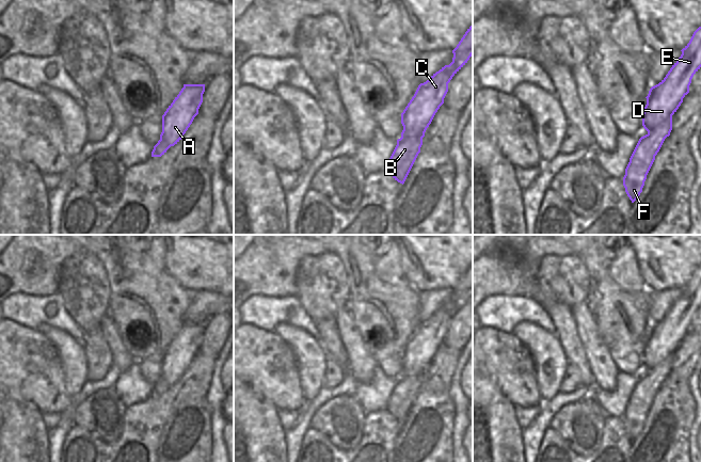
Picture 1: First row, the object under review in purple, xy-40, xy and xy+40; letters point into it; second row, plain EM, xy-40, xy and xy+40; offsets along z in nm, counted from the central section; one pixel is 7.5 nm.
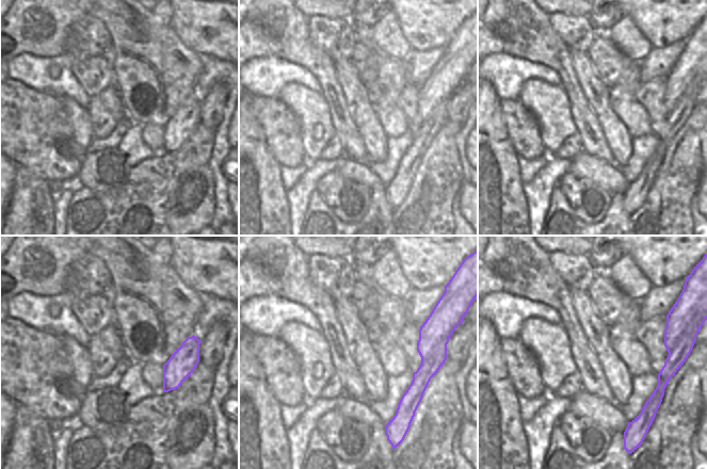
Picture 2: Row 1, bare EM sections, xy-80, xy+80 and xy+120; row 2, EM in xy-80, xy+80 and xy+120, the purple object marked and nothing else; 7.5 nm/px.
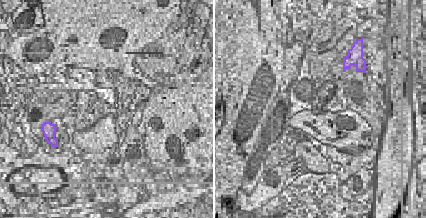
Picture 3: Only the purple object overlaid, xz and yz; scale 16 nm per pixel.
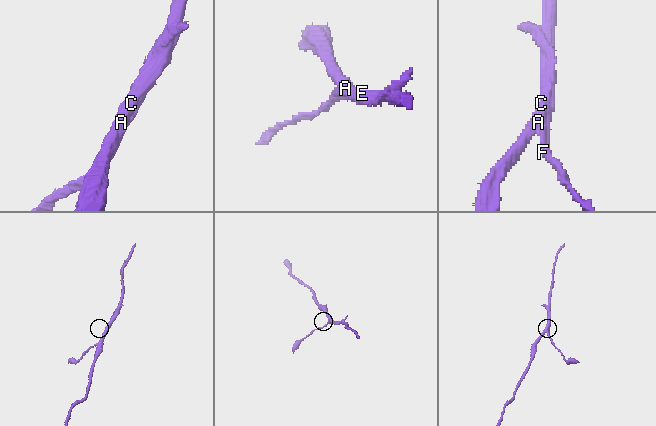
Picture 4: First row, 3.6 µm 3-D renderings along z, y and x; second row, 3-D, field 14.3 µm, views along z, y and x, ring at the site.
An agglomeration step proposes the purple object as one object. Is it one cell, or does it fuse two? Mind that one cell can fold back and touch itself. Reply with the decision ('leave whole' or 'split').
split

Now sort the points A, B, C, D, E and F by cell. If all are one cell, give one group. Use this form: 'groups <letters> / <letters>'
groups A C D E / B F

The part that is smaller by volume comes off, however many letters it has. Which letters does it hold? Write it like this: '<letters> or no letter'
B, F

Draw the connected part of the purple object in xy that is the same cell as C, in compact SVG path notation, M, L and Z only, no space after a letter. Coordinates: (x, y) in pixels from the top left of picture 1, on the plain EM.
M473 262L452 289L452 292L452 301L433 313L426 321L420 322L401 352L403 365L401 377L425 376L435 352L444 342L448 322L473 294Z

